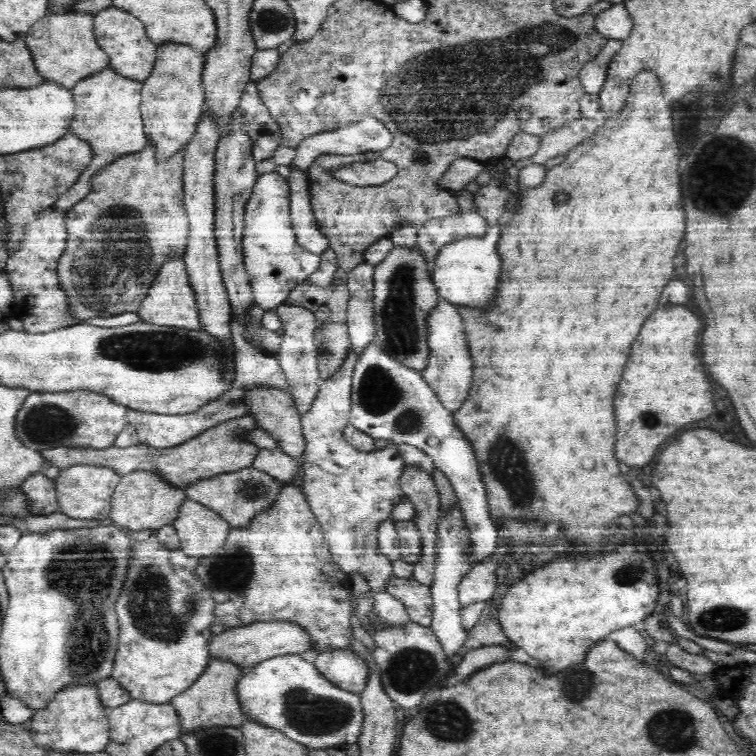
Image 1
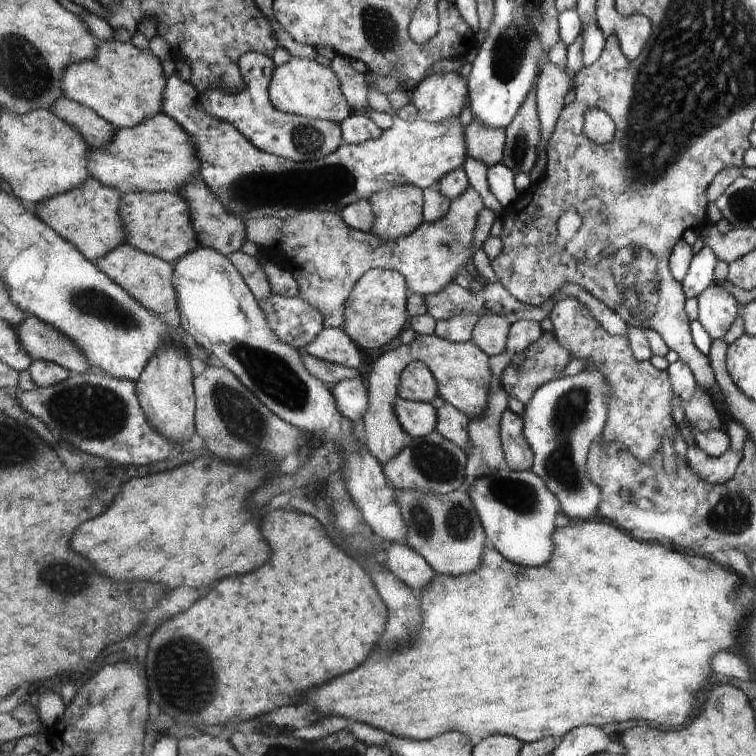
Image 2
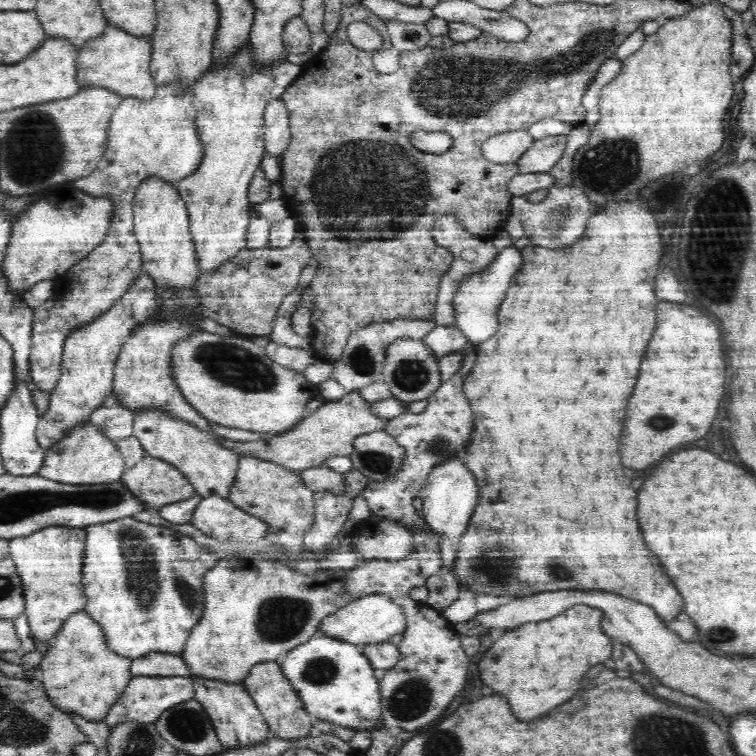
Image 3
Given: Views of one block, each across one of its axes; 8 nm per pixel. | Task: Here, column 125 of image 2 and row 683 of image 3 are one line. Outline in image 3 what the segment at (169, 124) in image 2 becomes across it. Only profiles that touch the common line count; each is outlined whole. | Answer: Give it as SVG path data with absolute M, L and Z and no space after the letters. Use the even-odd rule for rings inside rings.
M188 676L132 677L120 698L110 708L105 723L109 728L122 725L122 722L143 722L150 725L157 722L165 710L194 699L194 694L192 678Z

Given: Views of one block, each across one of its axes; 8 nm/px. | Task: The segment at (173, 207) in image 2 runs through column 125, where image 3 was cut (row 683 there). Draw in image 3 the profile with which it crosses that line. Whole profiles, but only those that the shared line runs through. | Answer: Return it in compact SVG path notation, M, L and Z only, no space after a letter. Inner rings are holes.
M192 678L194 685L194 699L196 699L207 712L216 731L219 741L224 749L240 748L240 746L261 745L268 741L272 735L263 714L246 690L242 682L238 685L229 682L210 681L207 678Z

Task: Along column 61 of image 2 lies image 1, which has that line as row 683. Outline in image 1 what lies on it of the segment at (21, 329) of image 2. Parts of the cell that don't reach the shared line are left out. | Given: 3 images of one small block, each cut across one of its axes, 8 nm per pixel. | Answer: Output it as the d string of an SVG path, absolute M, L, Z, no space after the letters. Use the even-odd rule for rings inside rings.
M350 648L323 651L315 666L324 678L347 692L360 694L366 686L368 666Z

